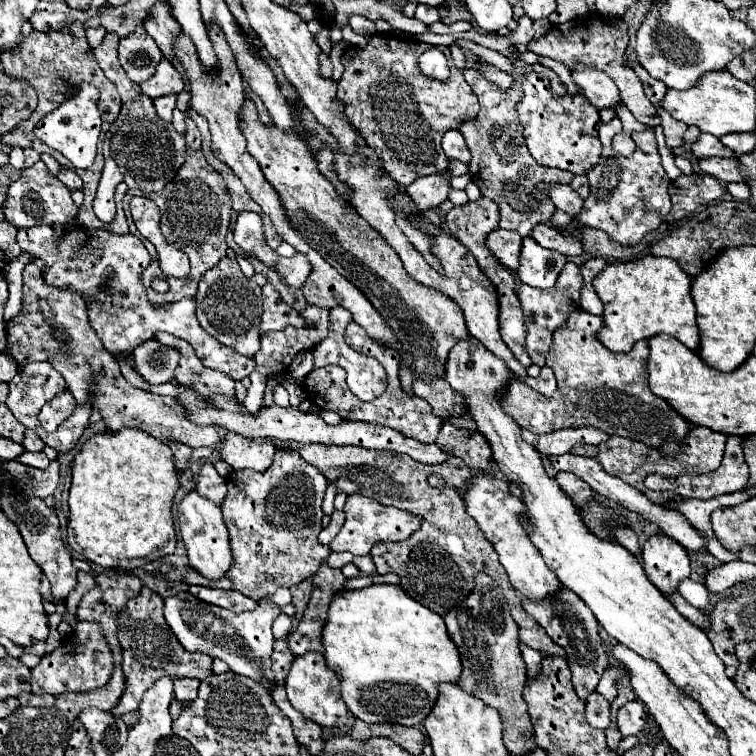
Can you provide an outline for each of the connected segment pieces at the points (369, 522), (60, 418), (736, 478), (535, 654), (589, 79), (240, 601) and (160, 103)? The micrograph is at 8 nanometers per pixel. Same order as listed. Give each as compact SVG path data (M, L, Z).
M350 494L346 504L344 504L344 514L346 522L338 536L330 542L332 552L352 552L354 556L364 556L370 554L372 546L378 542L402 542L406 540L412 532L420 528L420 520L414 514L408 514L404 510L396 510L392 506L384 506L372 498L366 498L362 494Z
M66 388L64 392L60 392L56 398L52 398L48 404L42 406L40 414L38 414L38 420L40 420L40 426L46 430L46 432L54 432L60 422L64 422L76 408L76 402L74 402L74 396L72 392Z
M728 436L724 460L722 460L720 468L718 468L716 472L712 472L712 474L698 474L698 476L696 476L696 474L682 474L680 478L648 476L648 478L646 478L646 488L656 490L656 492L670 490L670 492L680 494L682 498L698 498L698 500L710 500L710 498L720 496L720 494L732 494L732 492L744 490L744 488L746 488L746 482L748 482L748 464L744 462L744 454L742 454L740 442L742 442L742 438L738 438L738 436Z
M520 642L520 652L522 652L522 658L526 662L526 668L528 668L528 678L534 678L538 672L540 672L540 666L542 666L542 654L526 644Z
M576 66L572 78L578 84L580 94L586 96L594 108L598 110L612 108L616 112L618 106L622 104L616 84L604 72L588 70L586 66Z
M190 586L188 590L192 596L198 600L204 600L208 604L228 608L232 612L246 612L254 610L256 604L250 598L244 598L244 594L234 592L234 590L216 590L216 588L202 588L202 586Z
M168 94L168 96L160 96L154 100L154 106L156 106L156 112L160 118L164 120L172 120L172 110L176 108L176 94Z

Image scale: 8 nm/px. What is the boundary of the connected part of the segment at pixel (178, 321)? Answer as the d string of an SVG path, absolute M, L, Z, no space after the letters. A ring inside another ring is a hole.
M36 226L20 228L18 244L24 252L30 252L46 262L42 274L48 284L56 288L74 288L76 292L80 292L80 296L88 302L90 326L96 330L98 338L110 354L132 352L142 342L150 340L156 332L166 330L168 334L186 340L206 368L224 372L232 380L242 380L250 376L254 366L252 358L228 350L216 338L206 334L196 320L194 300L186 298L166 306L156 306L148 302L146 290L140 282L140 274L148 266L148 250L138 236L74 226L72 232L64 232L62 238L56 238L50 226ZM104 270L114 270L116 274L116 278L112 278L112 290L100 290L100 278L104 276Z

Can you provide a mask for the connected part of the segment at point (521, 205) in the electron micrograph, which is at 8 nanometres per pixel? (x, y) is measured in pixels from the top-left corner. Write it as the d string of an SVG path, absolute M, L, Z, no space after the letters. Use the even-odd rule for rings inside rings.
M516 60L516 66L512 70L514 86L510 92L502 92L496 86L492 86L492 82L484 80L484 76L476 70L476 66L466 68L464 76L480 100L480 114L476 120L460 126L460 132L462 132L462 136L468 144L468 150L472 154L472 160L468 164L470 174L472 174L472 182L480 188L482 196L486 196L498 204L500 228L514 230L520 236L528 236L536 224L550 222L552 214L556 212L556 206L552 204L552 200L546 194L540 194L536 190L536 184L540 184L540 182L570 184L574 178L574 174L568 174L564 170L546 168L546 166L536 164L534 158L528 154L528 148L524 142L522 122L518 120L518 114L516 114L516 104L518 104L518 100L522 100L522 78L526 76L526 70L528 72L535 71L548 78L552 93L555 96L566 94L566 86L562 84L562 80L550 68L541 64L528 66L528 64Z

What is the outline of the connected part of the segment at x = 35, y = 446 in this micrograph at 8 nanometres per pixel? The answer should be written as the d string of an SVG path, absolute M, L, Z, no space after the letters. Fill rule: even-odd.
M26 430L22 446L24 446L28 452L40 452L40 450L44 448L44 442L40 440L40 436L38 436L34 430Z

